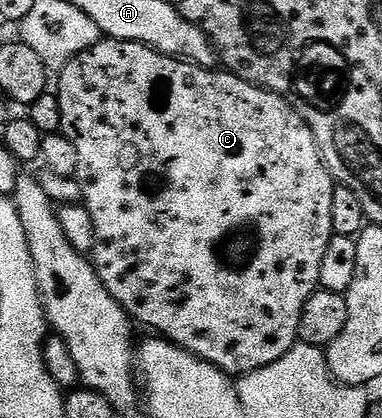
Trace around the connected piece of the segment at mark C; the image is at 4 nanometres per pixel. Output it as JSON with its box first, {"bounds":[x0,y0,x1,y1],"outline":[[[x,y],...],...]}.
{"bounds":[55,38,335,377],"outline":[[[103,38],[95,46],[73,56],[71,62],[60,69],[58,76],[61,77],[58,80],[56,77],[55,95],[59,98],[61,132],[79,153],[75,178],[81,187],[85,209],[91,214],[91,222],[95,222],[95,246],[91,259],[111,298],[115,298],[115,302],[119,302],[138,325],[154,328],[157,331],[154,333],[160,334],[170,344],[214,364],[222,372],[228,372],[230,377],[243,377],[283,358],[283,354],[298,343],[299,314],[303,314],[307,298],[318,291],[319,266],[334,235],[331,194],[335,181],[319,154],[315,134],[311,134],[305,119],[284,96],[247,82],[228,70],[201,68],[188,60],[164,56],[147,44],[126,40]]]}

